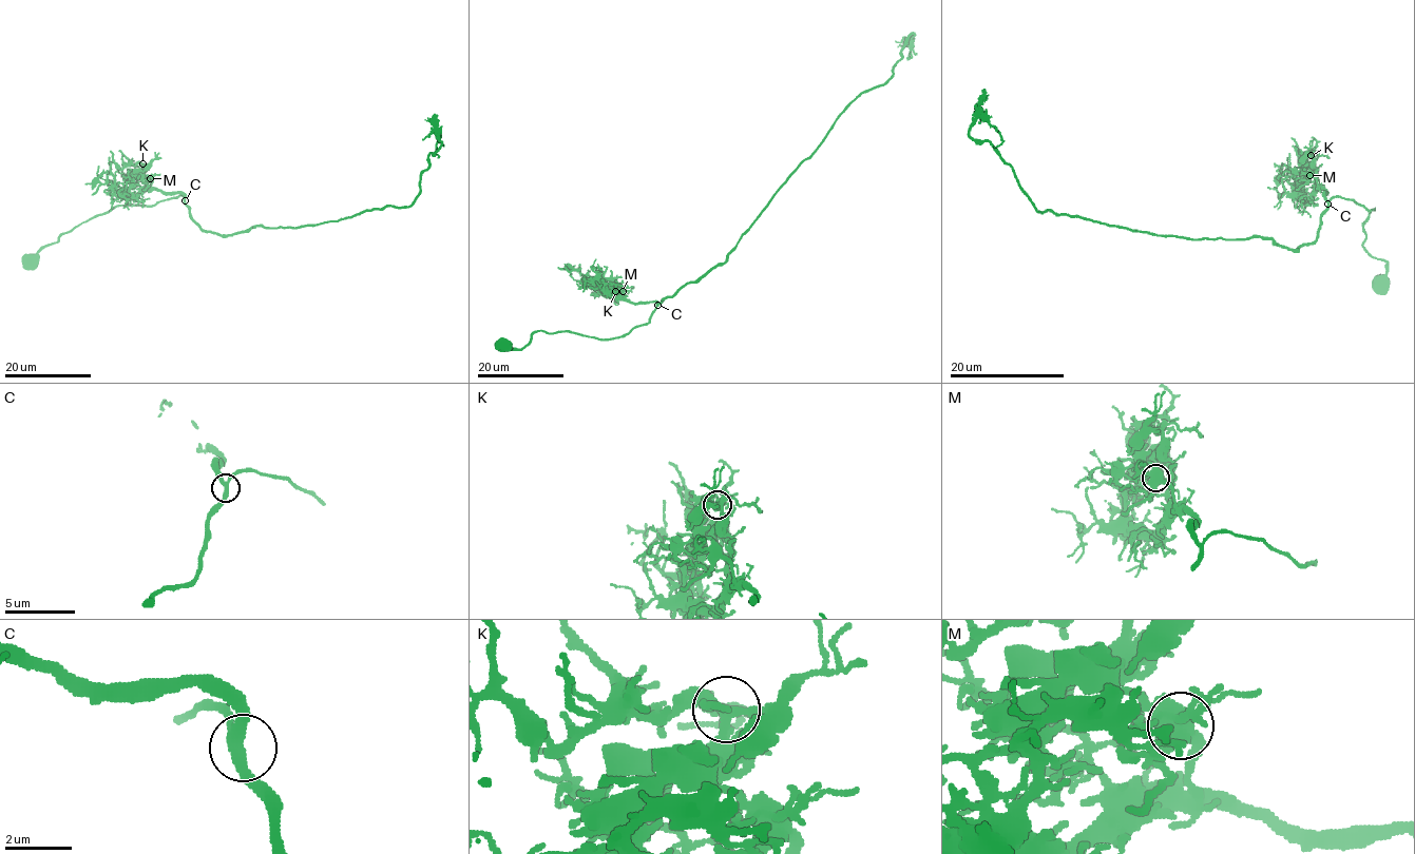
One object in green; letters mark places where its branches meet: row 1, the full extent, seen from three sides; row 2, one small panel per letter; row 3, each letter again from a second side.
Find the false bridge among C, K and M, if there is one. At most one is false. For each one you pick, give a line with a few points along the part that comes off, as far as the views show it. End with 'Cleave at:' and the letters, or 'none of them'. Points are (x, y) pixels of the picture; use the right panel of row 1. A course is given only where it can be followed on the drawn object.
M: foreign part runs (1310, 175), (1302, 168), (1302, 175), (1291, 183), (1289, 169), (1281, 180), (1281, 167), (1274, 163)
Cleave at: M

